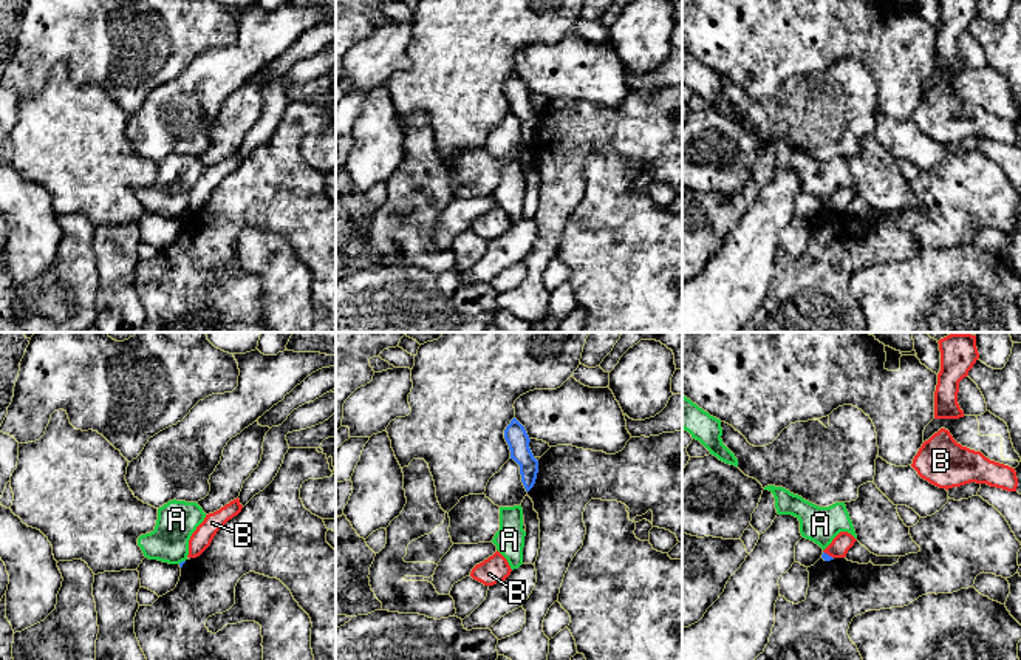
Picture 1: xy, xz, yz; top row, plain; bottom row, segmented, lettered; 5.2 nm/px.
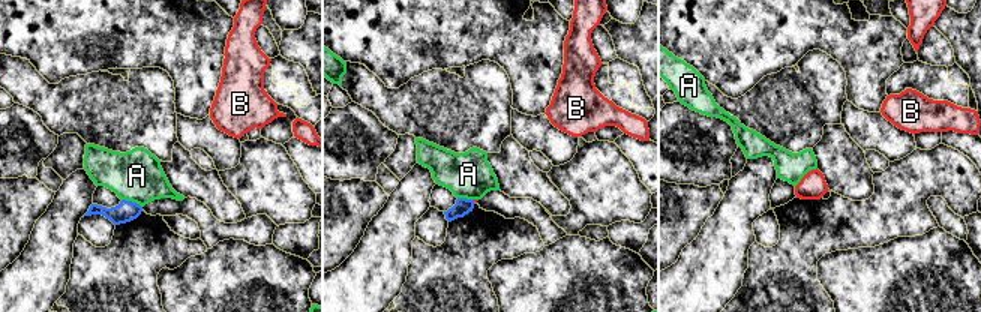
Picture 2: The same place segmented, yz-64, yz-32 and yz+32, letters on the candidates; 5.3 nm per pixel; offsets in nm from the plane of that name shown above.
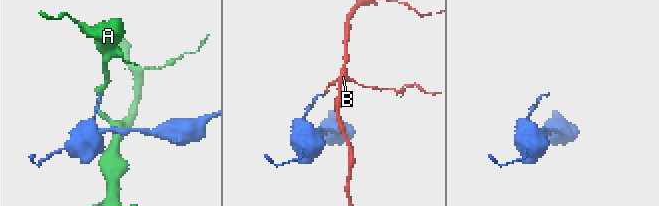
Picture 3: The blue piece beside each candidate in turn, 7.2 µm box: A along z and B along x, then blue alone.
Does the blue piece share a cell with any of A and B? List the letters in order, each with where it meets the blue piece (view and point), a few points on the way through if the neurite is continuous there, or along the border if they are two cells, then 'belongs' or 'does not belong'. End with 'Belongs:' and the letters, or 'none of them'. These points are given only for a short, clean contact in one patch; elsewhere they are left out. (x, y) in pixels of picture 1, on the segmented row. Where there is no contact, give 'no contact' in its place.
A: contact xy (183, 561); border xy (184, 560), (178, 563); does not belong
B: contact yz (826, 554); border yz (823, 551), (833, 558); does not belong
Belongs: none of them

